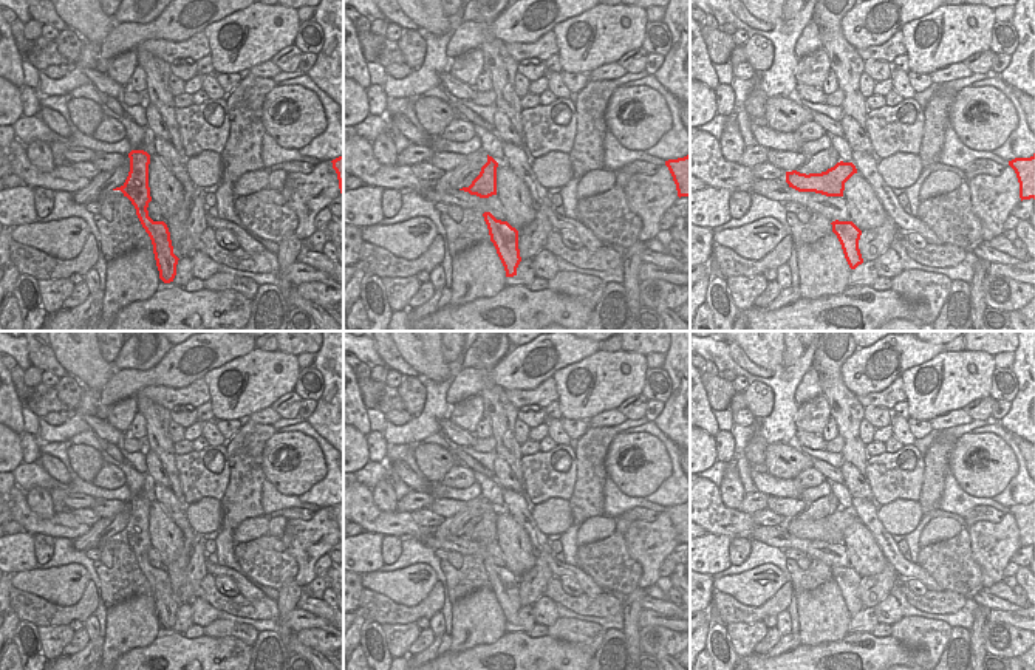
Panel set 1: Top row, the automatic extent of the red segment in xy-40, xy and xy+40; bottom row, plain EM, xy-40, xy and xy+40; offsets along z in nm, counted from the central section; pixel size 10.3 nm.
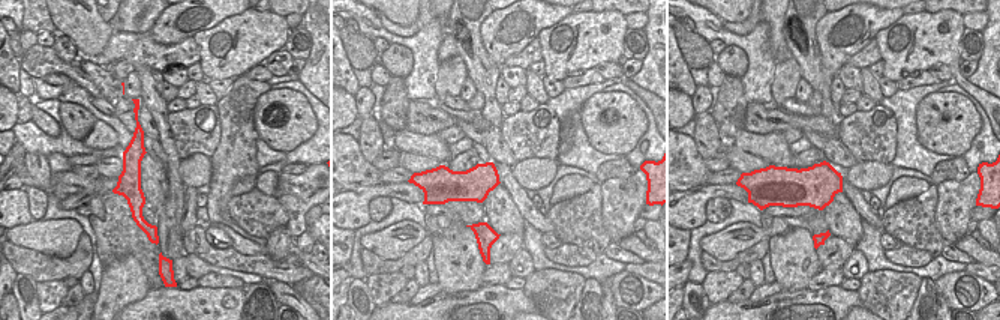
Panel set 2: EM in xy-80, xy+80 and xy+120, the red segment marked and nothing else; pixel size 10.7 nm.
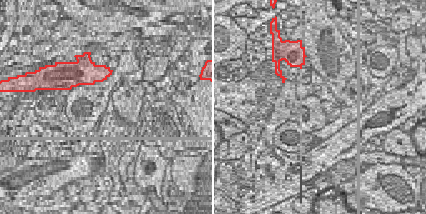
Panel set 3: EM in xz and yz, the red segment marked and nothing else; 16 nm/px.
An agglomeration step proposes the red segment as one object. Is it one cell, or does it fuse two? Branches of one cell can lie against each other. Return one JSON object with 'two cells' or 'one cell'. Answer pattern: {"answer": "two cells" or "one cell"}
{"answer": "two cells"}

